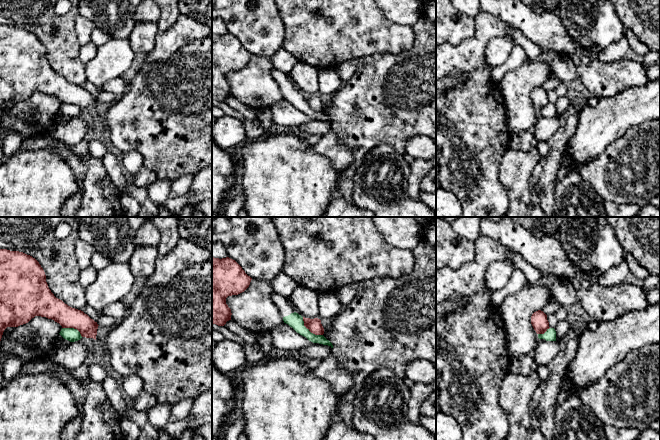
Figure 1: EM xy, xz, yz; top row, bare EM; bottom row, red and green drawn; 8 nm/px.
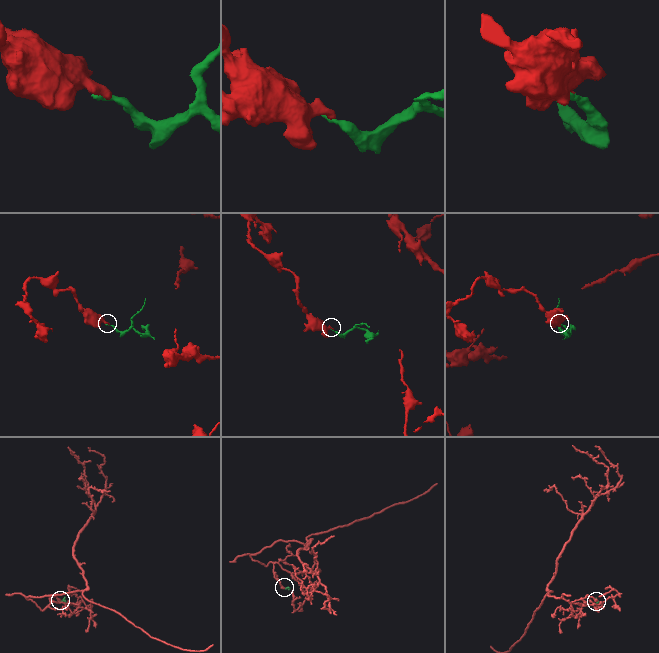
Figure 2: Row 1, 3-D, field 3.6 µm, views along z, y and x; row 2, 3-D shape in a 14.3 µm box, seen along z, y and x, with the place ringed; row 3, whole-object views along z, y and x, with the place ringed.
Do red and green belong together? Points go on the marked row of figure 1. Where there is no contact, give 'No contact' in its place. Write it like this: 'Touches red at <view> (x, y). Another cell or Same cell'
Touches red at xz (309, 330). Another cell

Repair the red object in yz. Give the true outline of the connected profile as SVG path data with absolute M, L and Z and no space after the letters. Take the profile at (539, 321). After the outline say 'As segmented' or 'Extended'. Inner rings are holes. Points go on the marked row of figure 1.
M541 310L532 314L531 324L537 334L544 334L550 328L547 315Z. As segmented

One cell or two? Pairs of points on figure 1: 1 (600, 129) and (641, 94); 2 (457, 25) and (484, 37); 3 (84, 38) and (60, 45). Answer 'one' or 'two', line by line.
1: one
2: two
3: two

